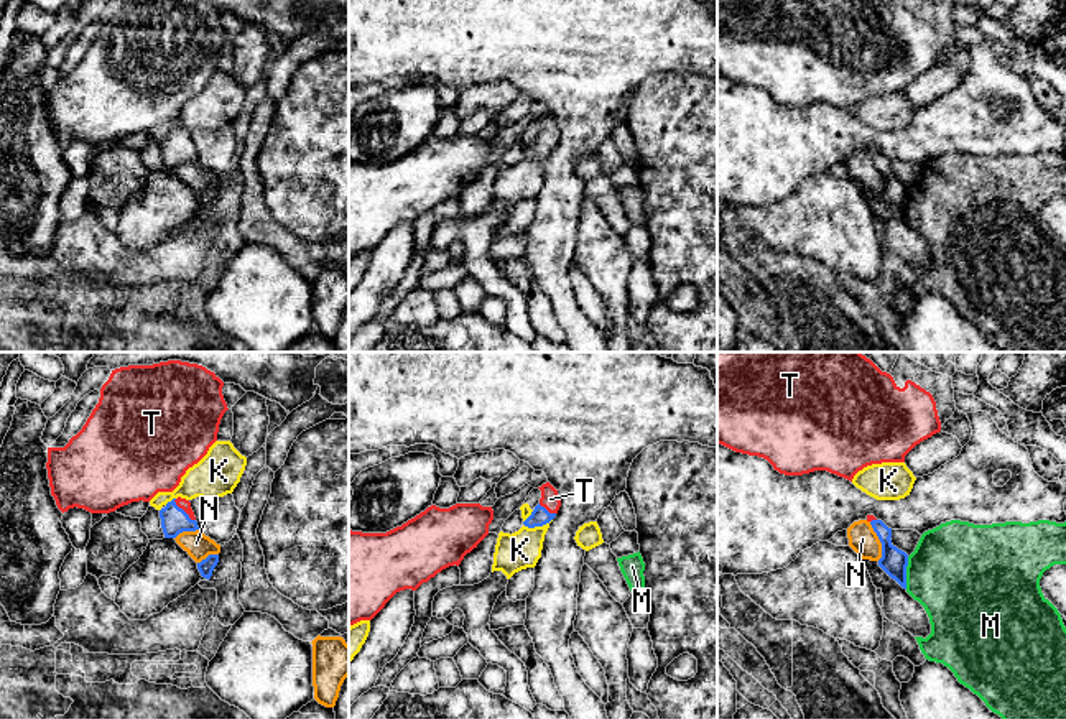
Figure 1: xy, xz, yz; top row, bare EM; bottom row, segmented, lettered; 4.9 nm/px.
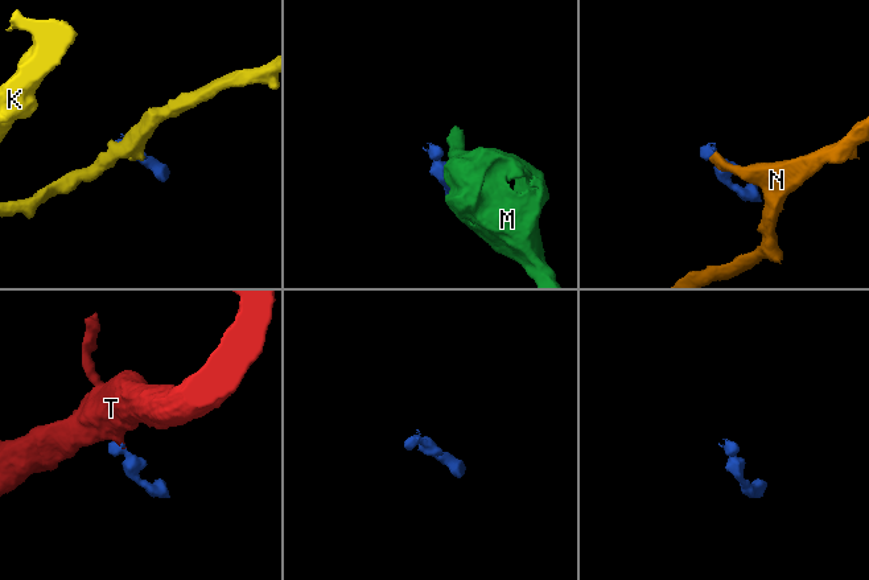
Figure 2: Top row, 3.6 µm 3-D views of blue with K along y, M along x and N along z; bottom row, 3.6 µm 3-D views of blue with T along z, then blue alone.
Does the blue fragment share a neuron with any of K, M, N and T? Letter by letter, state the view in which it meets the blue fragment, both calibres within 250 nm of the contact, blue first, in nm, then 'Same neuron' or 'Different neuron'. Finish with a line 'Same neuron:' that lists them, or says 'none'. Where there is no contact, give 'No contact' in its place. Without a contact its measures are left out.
K: Touches blue in xz. Thickness 90 nm (blue) against 190 nm. Different neuron
M: Touches blue in yz. Thickness 140 nm (blue) against 460 nm. Different neuron
N: Touches blue in yz. Thickness 140 nm (blue) against 140 nm. Different neuron
T: Touches blue in xy. Thickness 140 nm (blue) against 50 nm. Same neuron
Same neuron: T

